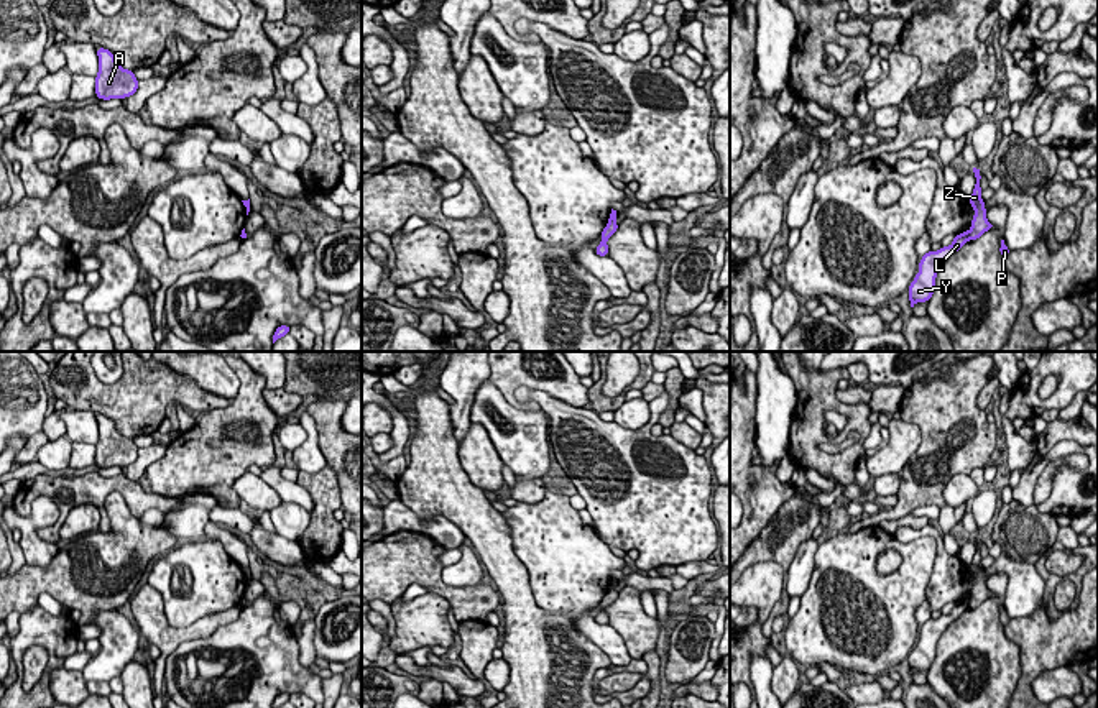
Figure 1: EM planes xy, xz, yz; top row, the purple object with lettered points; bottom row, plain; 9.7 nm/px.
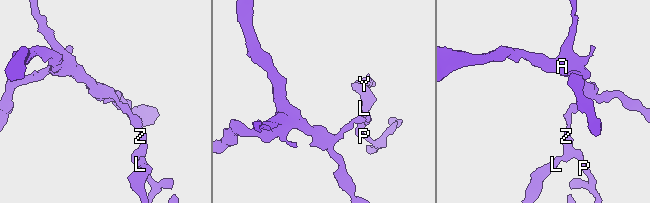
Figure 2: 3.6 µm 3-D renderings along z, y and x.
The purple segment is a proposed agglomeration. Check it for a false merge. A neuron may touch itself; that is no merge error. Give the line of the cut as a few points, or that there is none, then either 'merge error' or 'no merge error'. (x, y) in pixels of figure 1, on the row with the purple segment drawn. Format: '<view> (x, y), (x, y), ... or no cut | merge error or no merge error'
yz (967, 232), (968, 239) | merge error

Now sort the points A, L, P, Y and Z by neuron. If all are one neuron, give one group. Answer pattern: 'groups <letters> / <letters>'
groups A P Z / L Y

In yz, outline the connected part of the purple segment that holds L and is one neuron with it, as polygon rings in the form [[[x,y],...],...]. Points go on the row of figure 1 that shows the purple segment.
[[[968,232],[955,235],[950,246],[942,246],[937,251],[927,251],[919,261],[919,273],[911,283],[909,304],[914,307],[917,302],[929,302],[935,291],[935,278],[942,264],[947,261],[950,255],[958,251],[968,241]]]

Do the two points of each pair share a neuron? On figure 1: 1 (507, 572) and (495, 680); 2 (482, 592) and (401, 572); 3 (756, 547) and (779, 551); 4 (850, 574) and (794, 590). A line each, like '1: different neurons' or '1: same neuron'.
1: different neurons
2: same neuron
3: same neuron
4: different neurons

